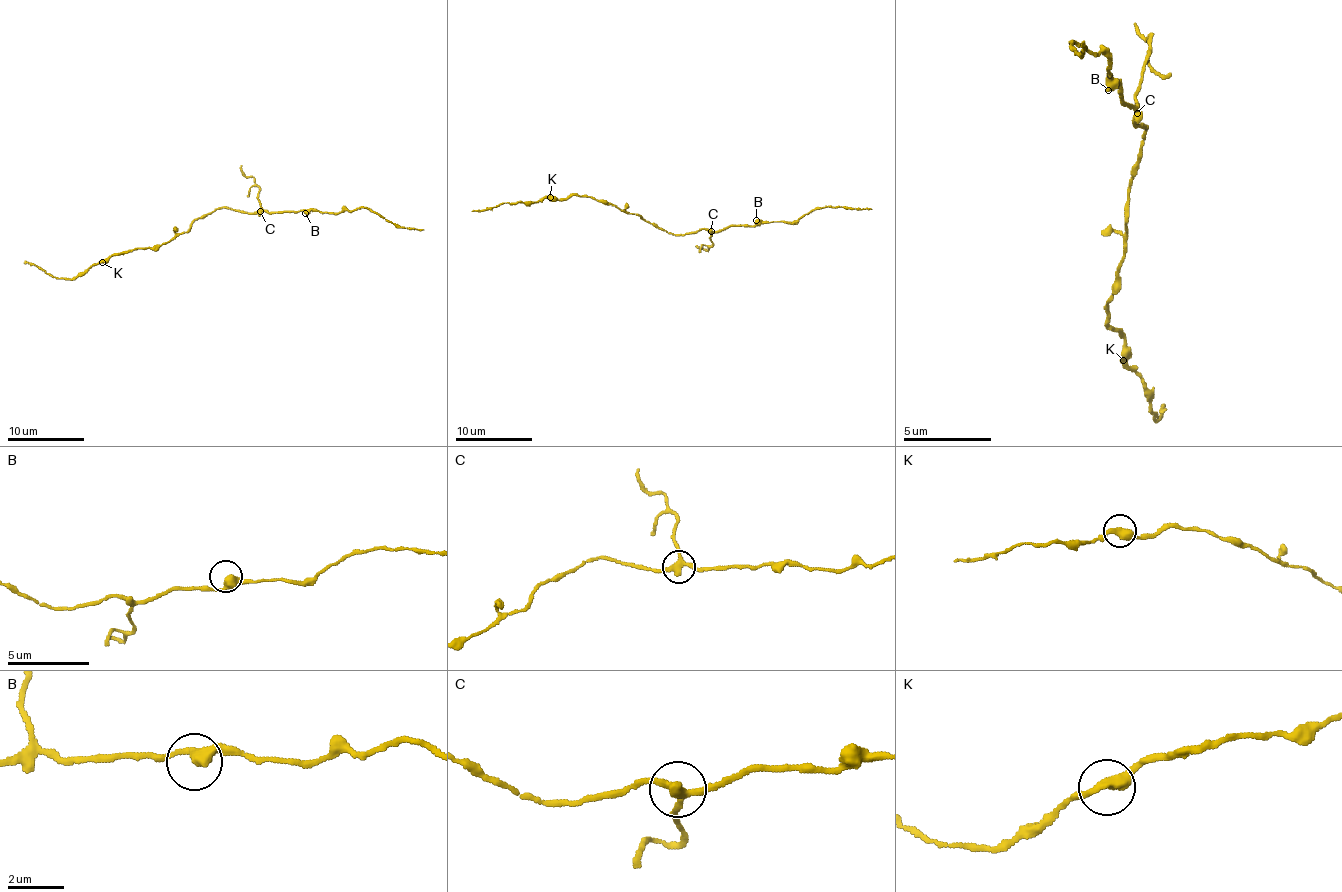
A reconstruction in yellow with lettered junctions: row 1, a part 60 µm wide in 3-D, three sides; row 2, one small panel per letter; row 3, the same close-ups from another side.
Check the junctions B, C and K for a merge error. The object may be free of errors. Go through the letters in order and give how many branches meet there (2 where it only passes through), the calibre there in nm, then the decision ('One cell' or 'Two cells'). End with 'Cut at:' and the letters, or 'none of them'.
B: Branches: 2. Thickness 380 nm. One cell
C: Branches: 3. Thickness 300 nm. Two cells
K: Branches: 2. Thickness 380 nm. One cell
Cut at: C

